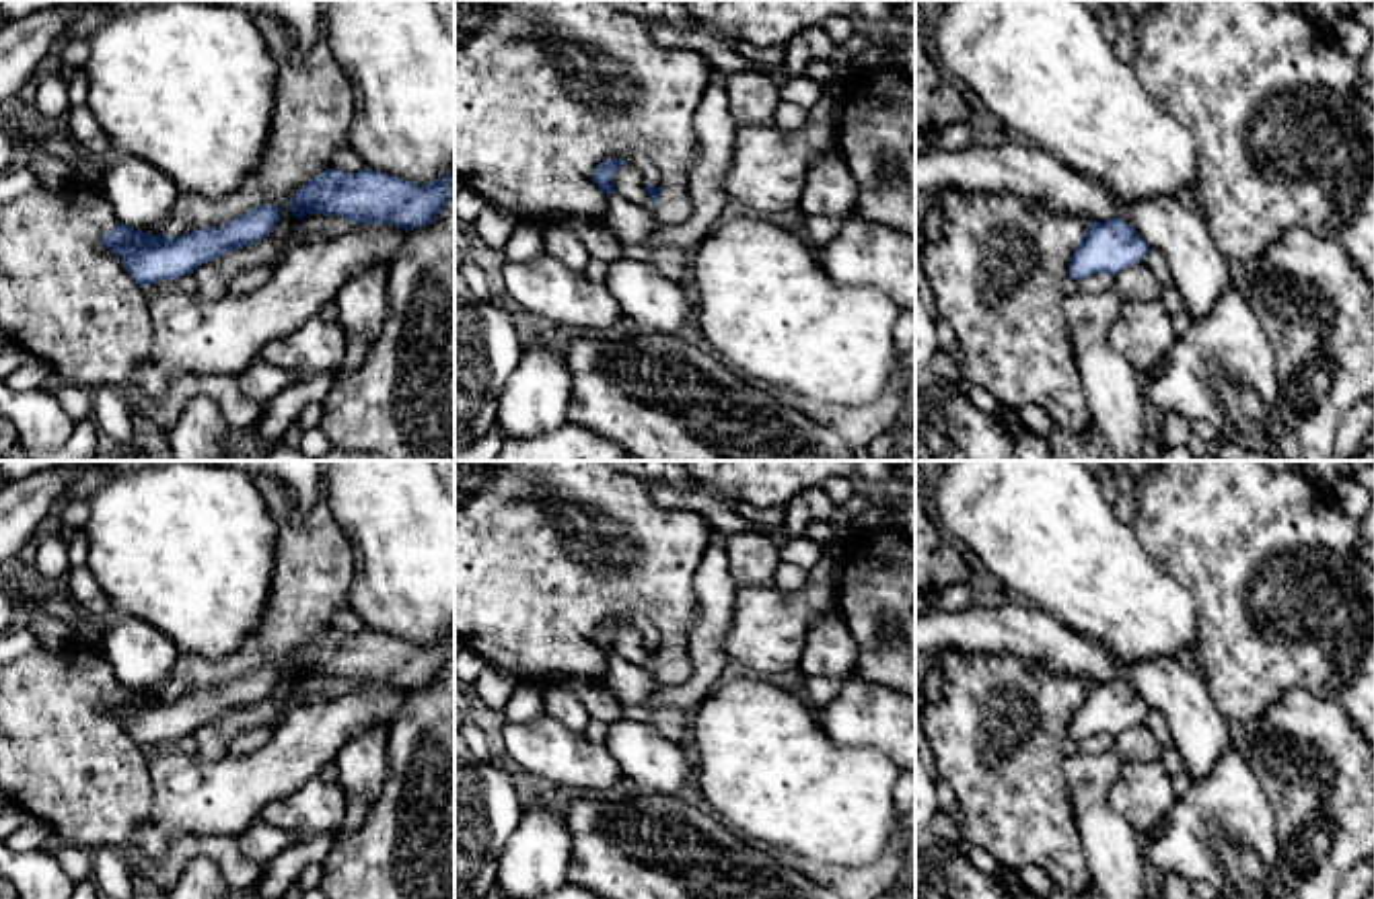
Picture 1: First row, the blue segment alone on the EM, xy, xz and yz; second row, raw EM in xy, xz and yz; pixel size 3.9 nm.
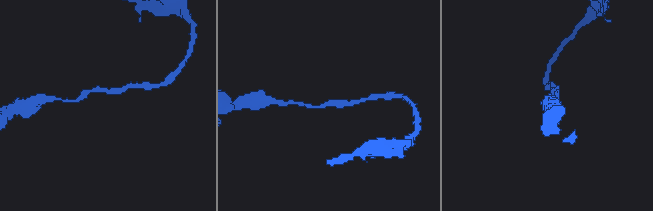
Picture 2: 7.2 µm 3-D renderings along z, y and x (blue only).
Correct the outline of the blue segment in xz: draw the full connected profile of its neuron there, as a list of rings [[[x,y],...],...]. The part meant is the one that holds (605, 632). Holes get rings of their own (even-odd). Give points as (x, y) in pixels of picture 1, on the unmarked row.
[[[605,619],[603,623],[596,625],[594,634],[592,634],[592,642],[607,654],[615,654],[615,638],[619,634],[619,630],[627,625],[625,621],[617,621],[617,619]]]

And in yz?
[[[1123,679],[1090,683],[1070,722],[1070,739],[1111,734],[1142,724],[1150,712],[1146,699]]]

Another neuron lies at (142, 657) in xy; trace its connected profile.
[[[130,615],[103,632],[101,650],[115,679],[142,693],[160,687],[179,658],[179,650],[160,630]]]

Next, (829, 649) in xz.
[[[839,611],[823,613],[808,627],[798,671],[802,677],[823,675],[845,681],[854,677],[856,658],[858,642]]]

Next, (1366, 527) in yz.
[[[1374,496],[1364,520],[1360,520],[1358,555],[1374,568]]]

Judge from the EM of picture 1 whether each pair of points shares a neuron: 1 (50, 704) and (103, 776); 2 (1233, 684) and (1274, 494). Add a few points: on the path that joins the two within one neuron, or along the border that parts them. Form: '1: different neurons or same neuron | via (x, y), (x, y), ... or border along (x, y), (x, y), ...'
1: same neuron | via (50, 723), (85, 758)
2: same neuron | via (1237, 636), (1239, 585), (1247, 566), (1270, 542)

